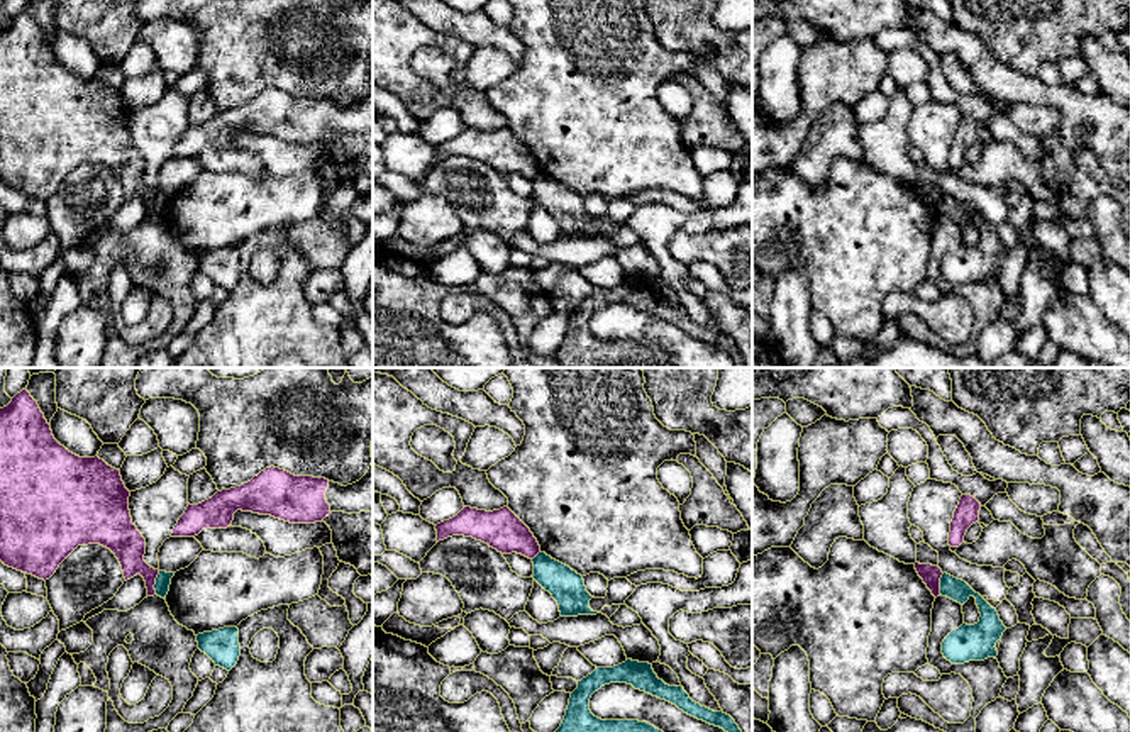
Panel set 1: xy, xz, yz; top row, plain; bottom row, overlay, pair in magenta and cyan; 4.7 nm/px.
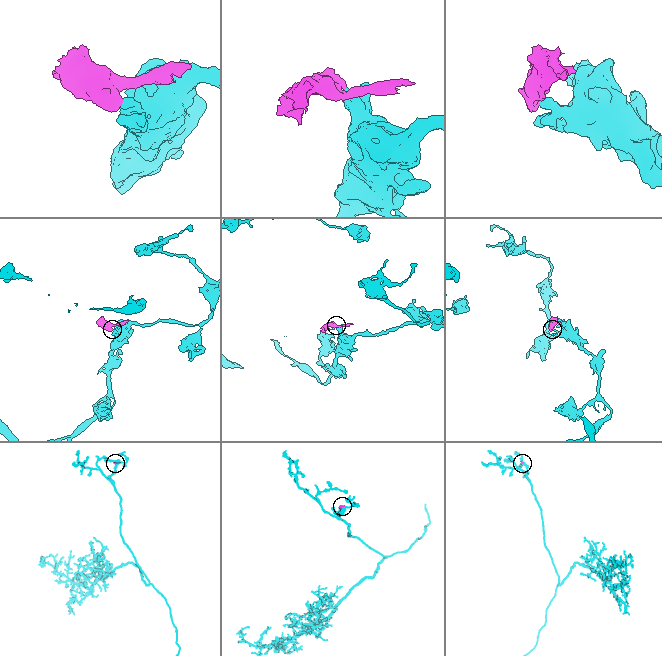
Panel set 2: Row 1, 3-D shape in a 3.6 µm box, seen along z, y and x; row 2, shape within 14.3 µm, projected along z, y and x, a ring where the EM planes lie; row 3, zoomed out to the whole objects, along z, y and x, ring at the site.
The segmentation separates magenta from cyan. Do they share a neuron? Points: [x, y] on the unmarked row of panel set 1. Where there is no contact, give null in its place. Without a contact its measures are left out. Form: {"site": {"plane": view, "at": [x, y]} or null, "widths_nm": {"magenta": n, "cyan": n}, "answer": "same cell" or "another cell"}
{"site": {"plane": "xy", "at": [155, 204]}, "widths_nm": {"magenta": 160, "cyan": 70}, "answer": "another cell"}

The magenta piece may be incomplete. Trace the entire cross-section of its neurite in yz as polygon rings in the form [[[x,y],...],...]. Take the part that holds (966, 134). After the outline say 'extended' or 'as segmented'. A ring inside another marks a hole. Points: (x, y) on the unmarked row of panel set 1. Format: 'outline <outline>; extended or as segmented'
outline [[[962,115],[954,132],[949,152],[949,166],[959,168],[964,163],[967,149],[979,141],[981,124],[971,117]]]; as segmented

